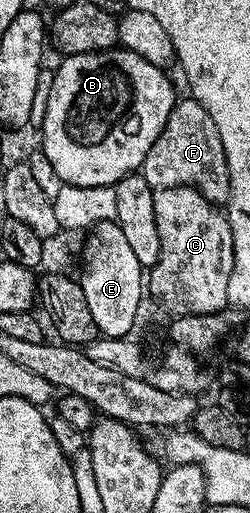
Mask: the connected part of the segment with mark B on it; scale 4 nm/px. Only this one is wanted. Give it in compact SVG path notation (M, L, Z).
M116 47L102 53L72 53L64 56L55 71L53 87L41 124L43 143L41 149L48 156L53 169L65 185L85 187L115 186L122 177L142 170L153 143L165 127L177 100L168 74L157 68L149 59L141 59L133 51Z

